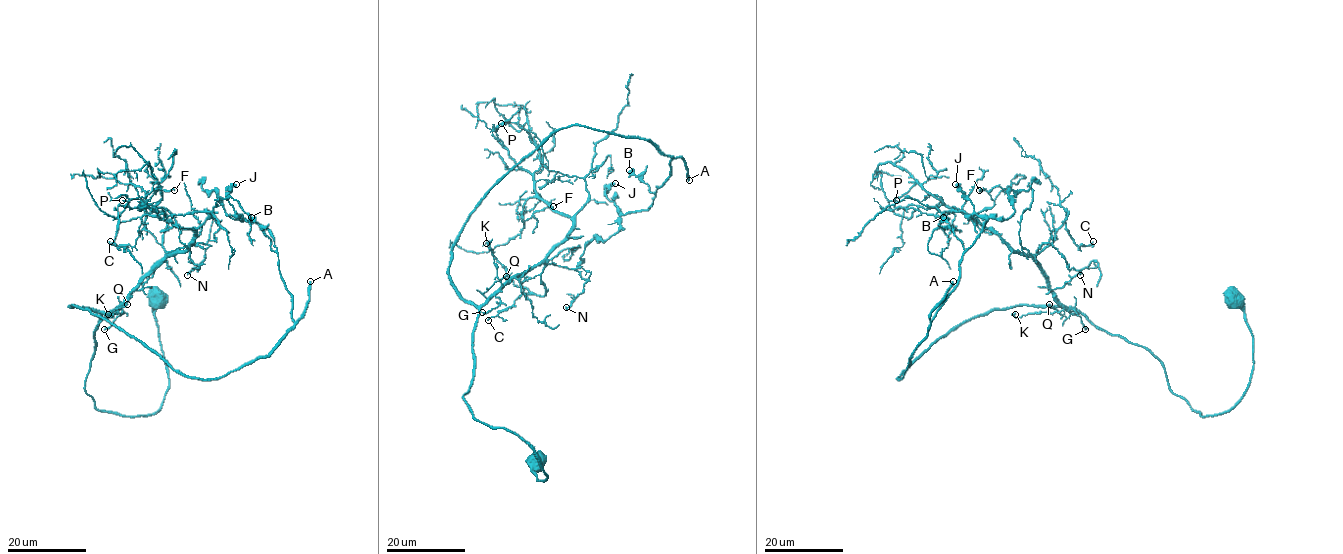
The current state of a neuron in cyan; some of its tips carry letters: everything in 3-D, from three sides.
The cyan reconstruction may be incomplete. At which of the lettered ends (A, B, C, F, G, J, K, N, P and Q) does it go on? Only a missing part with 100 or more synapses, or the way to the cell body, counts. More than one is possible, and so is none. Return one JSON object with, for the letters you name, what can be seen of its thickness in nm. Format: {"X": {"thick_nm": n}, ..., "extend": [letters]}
{"A": {"thick_nm": 260}, "extend": ["A"]}

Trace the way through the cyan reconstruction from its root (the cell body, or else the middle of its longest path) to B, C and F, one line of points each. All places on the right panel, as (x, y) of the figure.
B: (1232, 302), (1253, 368), (1216, 415), (1070, 307), (972, 317), (899, 379), (959, 278), (965, 250), (943, 217)
C: (1232, 302), (1250, 382), (1201, 416), (1050, 287), (1035, 257), (1066, 212), (1093, 241)
F: (1232, 302), (1250, 382), (1201, 416), (970, 217), (994, 205), (979, 190)

